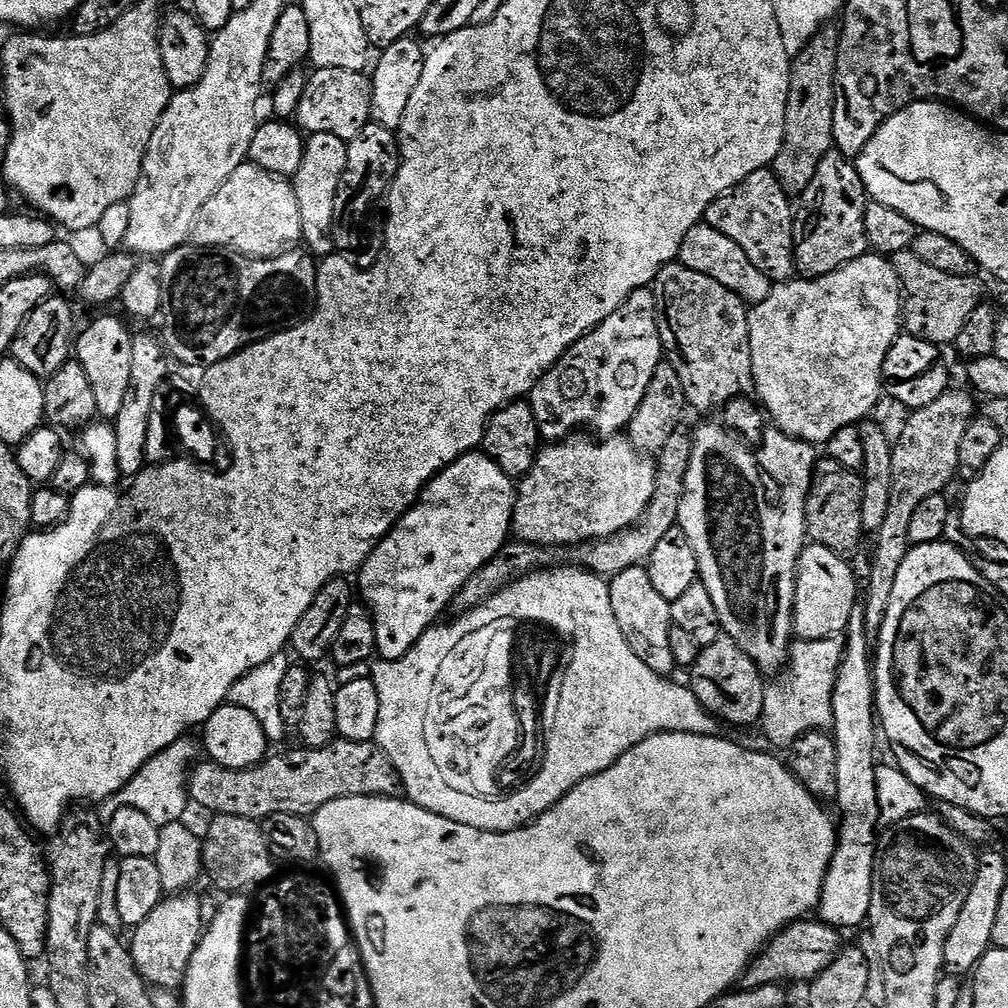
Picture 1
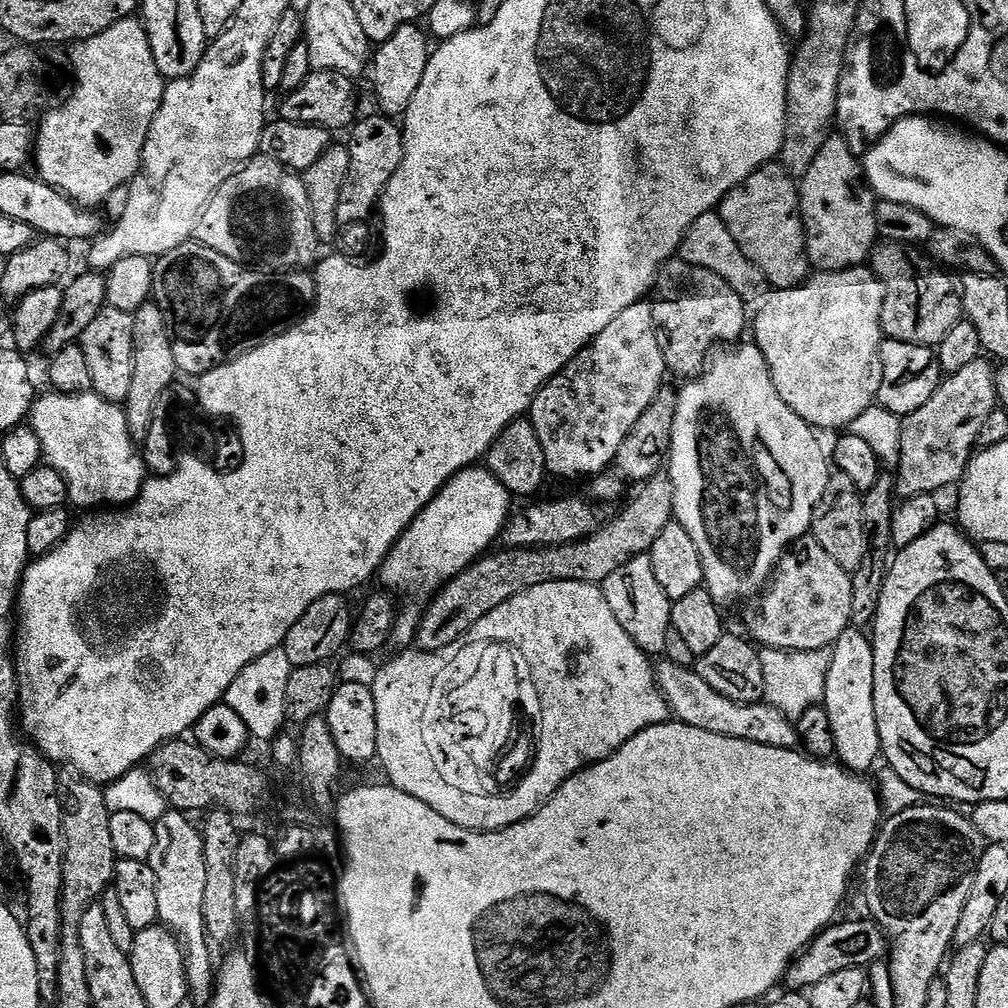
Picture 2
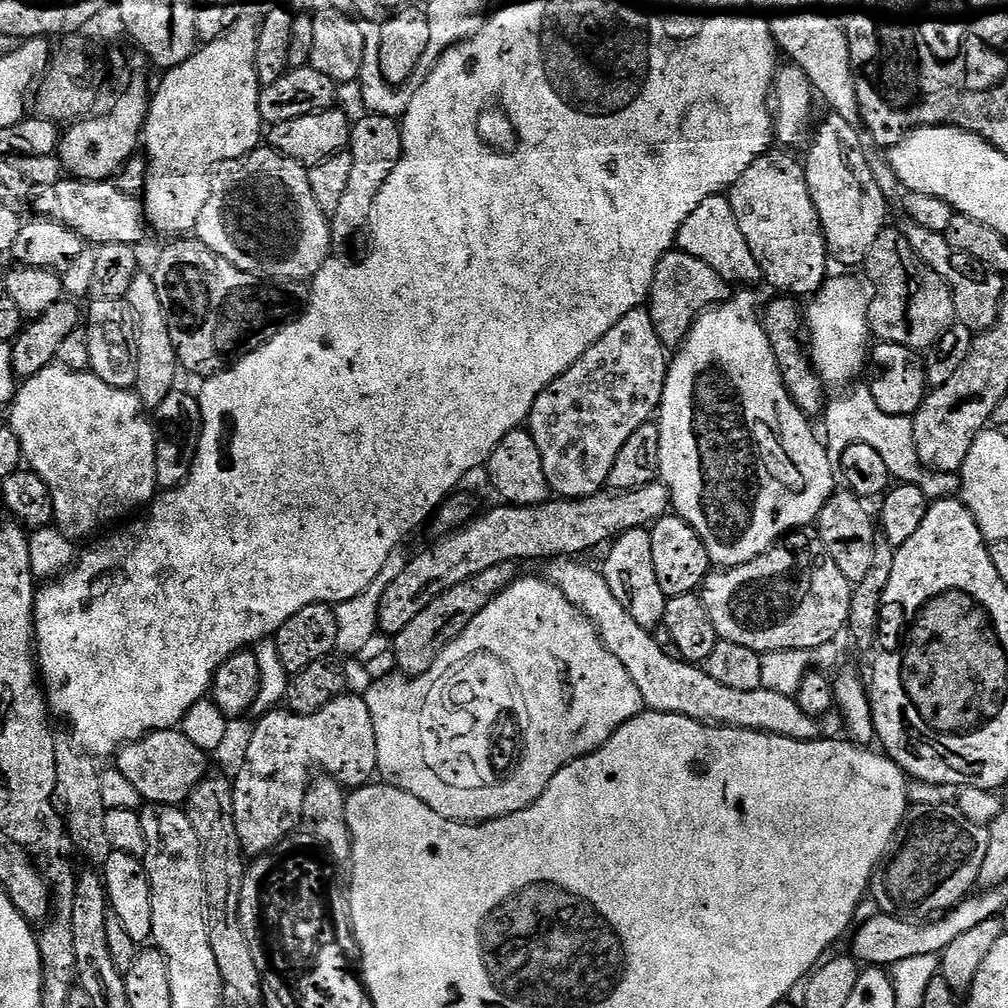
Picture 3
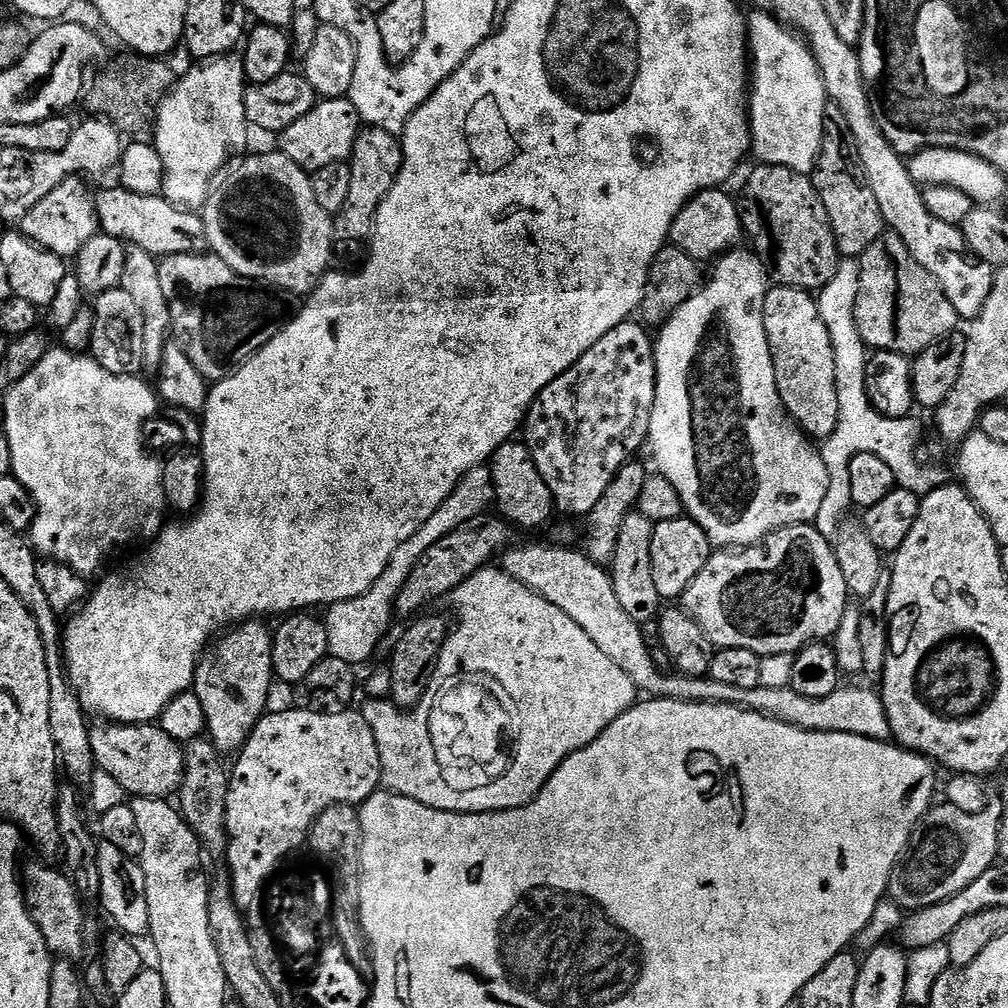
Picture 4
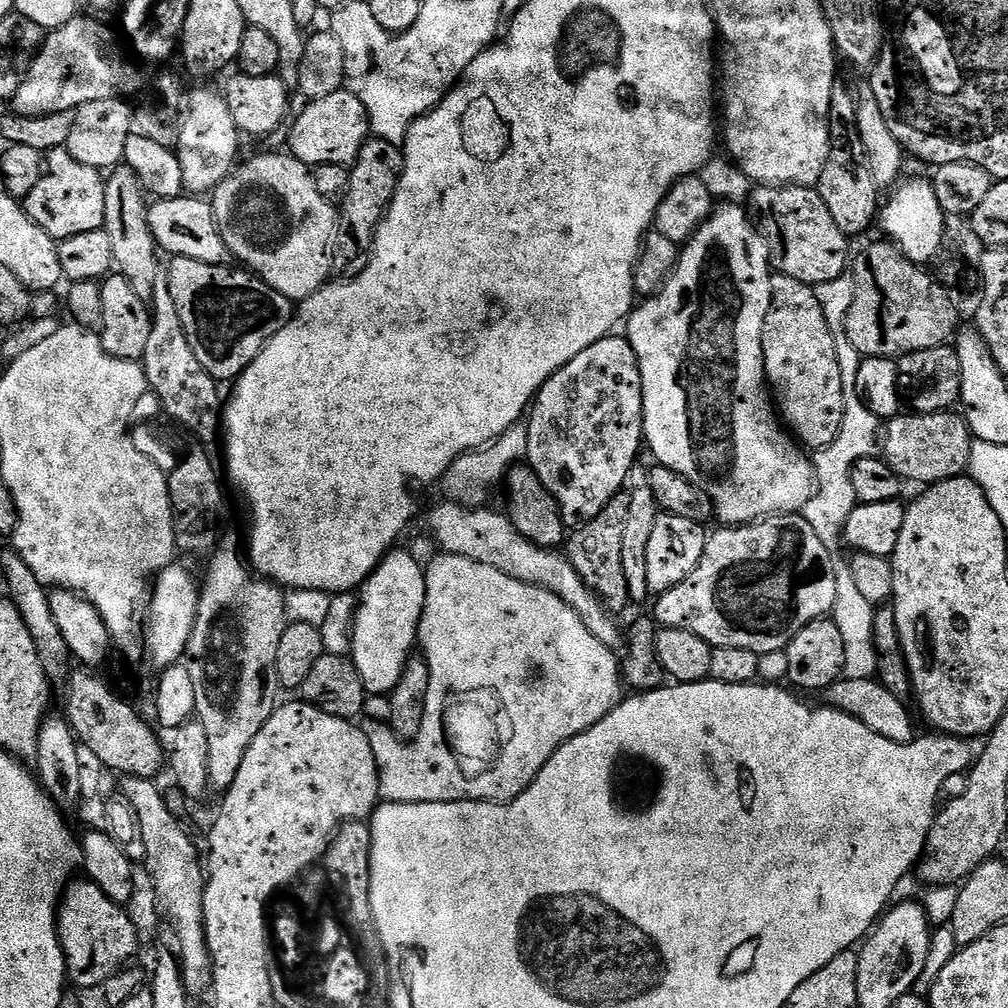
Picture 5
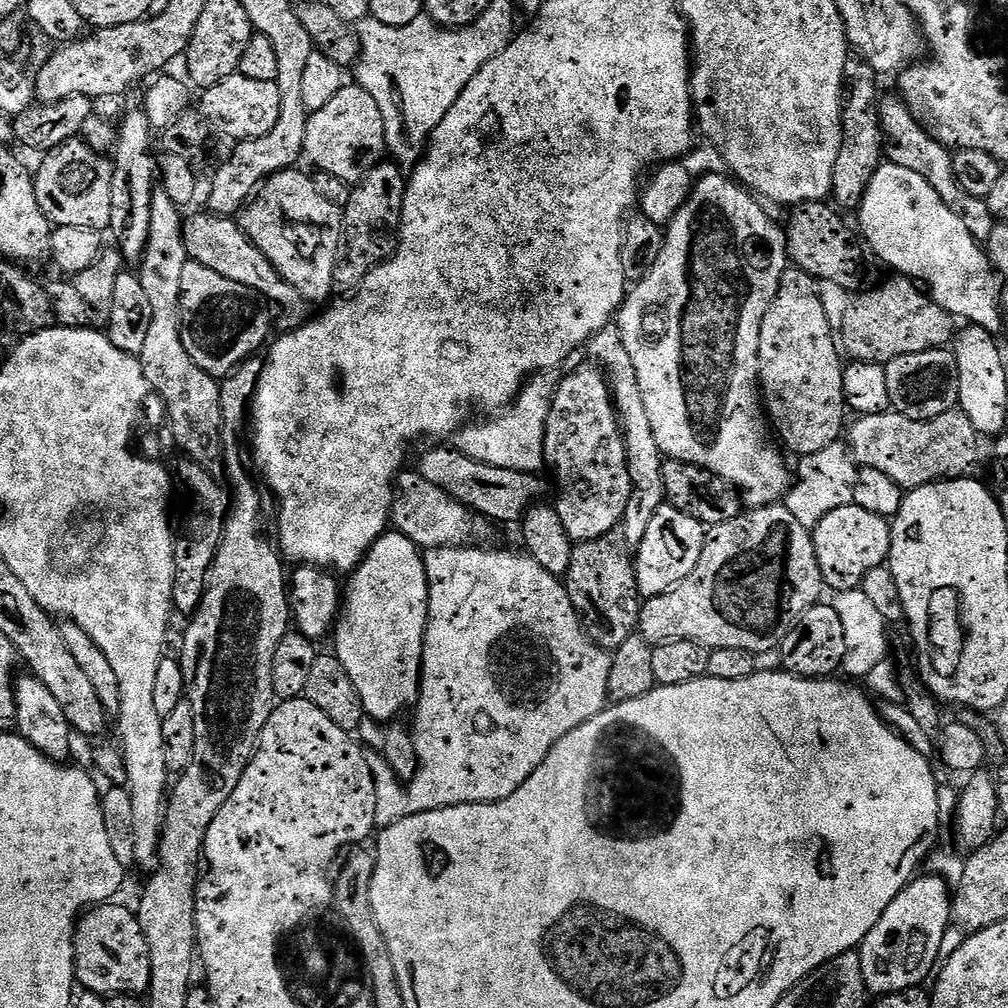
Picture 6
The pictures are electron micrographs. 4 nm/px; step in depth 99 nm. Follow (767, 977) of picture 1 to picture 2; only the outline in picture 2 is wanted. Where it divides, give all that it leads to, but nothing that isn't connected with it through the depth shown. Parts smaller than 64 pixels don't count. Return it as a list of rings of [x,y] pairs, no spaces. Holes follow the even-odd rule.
[[[841,919],[839,922],[829,924],[823,932],[820,932],[788,967],[787,987],[792,990],[811,990],[815,984],[822,982],[822,978],[838,974],[838,970],[867,969],[869,966],[879,965],[890,951],[888,937],[875,920],[863,919],[844,921]]]

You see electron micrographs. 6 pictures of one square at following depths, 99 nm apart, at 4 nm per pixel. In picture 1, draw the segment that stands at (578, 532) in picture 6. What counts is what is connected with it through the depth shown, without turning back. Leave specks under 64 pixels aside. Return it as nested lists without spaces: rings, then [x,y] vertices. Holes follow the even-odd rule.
[[[651,287],[639,288],[594,330],[590,330],[564,357],[543,376],[530,393],[530,403],[538,430],[545,441],[564,440],[577,430],[587,430],[600,438],[623,433],[634,418],[642,398],[646,398],[646,386],[654,378],[654,370],[665,359],[662,338],[658,334],[658,314],[656,313],[656,294]]]

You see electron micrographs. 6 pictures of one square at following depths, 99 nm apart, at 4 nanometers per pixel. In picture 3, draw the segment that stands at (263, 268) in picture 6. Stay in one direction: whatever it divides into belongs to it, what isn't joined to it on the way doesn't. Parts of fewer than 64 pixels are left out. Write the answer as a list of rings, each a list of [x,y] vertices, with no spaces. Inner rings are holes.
[[[59,178],[49,188],[39,191],[34,204],[41,217],[53,220],[78,234],[85,245],[130,244],[140,246],[144,240],[146,217],[143,203],[135,195],[124,193],[107,180]]]

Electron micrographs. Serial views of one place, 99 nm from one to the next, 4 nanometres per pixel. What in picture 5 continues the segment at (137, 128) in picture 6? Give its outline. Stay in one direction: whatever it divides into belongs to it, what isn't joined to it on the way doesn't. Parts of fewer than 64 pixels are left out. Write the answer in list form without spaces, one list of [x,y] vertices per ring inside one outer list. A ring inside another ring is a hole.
[[[120,166],[107,177],[104,193],[106,194],[106,218],[103,229],[110,234],[110,242],[114,245],[114,258],[119,275],[125,276],[130,286],[134,286],[134,290],[145,302],[151,301],[156,281],[162,276],[162,266],[160,270],[162,256],[157,249],[154,234],[150,230],[148,217],[150,200],[146,195],[143,182],[130,167]]]

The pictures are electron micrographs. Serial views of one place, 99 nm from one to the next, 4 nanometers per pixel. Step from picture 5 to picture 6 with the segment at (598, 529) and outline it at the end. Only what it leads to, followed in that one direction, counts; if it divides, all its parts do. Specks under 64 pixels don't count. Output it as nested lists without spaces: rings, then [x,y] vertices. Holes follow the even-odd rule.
[[[615,530],[600,538],[579,541],[570,554],[570,570],[566,577],[566,587],[570,602],[580,616],[580,624],[593,644],[605,650],[615,650],[637,631],[642,597],[638,590],[634,552],[629,548],[623,531]]]

